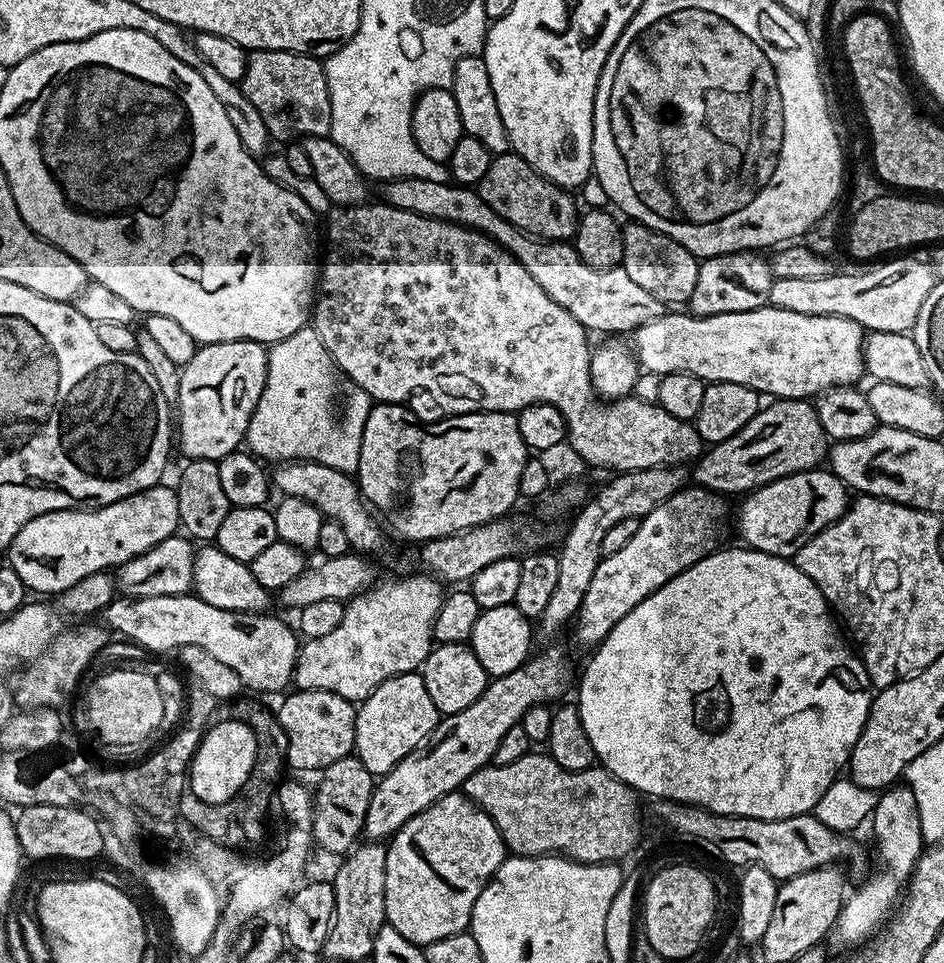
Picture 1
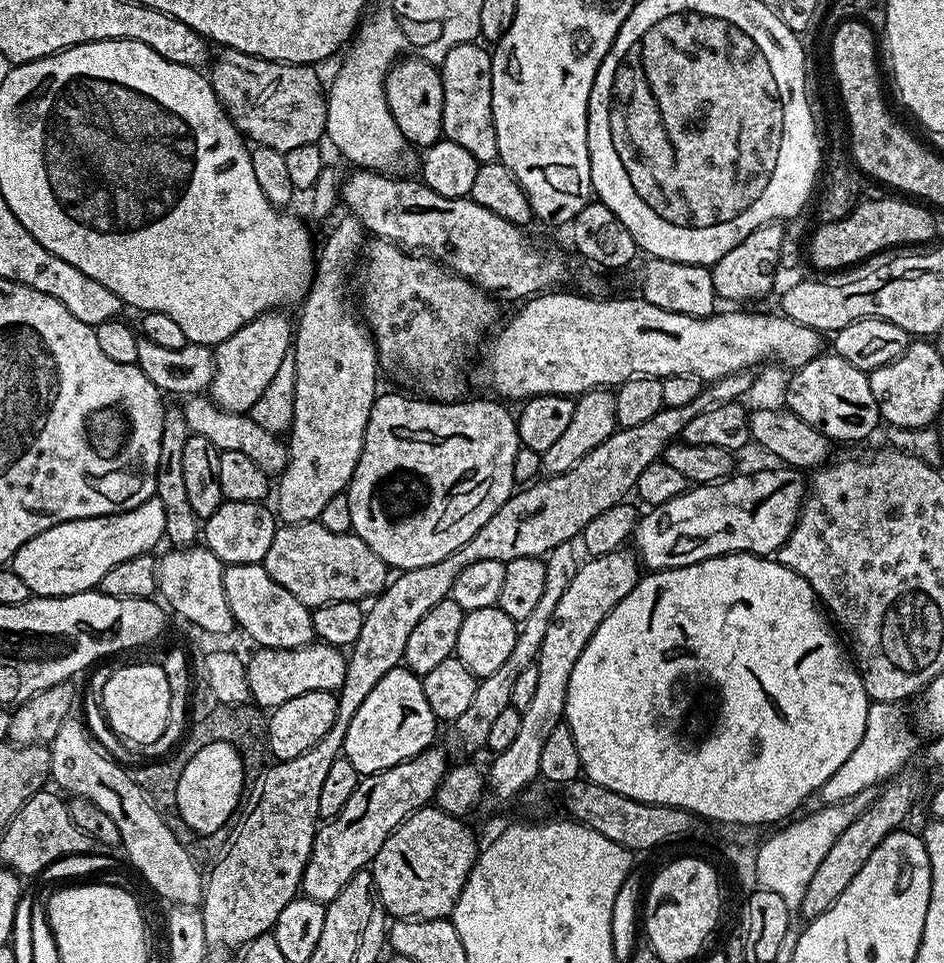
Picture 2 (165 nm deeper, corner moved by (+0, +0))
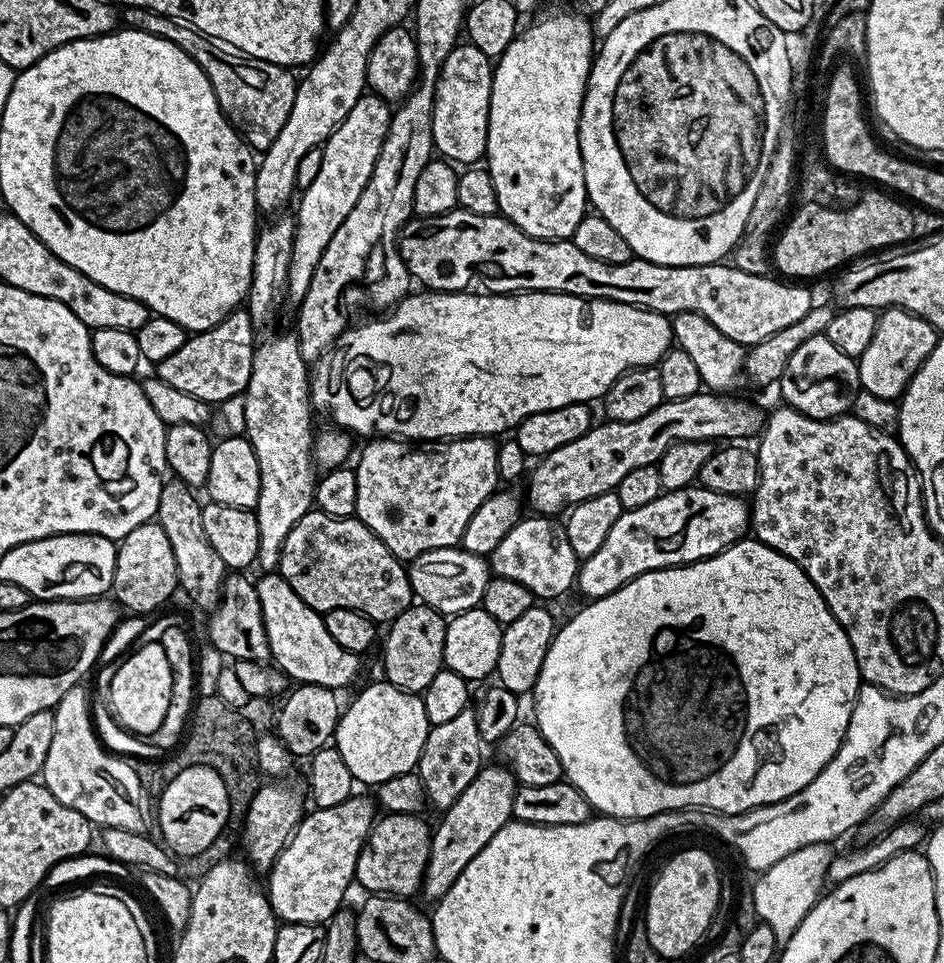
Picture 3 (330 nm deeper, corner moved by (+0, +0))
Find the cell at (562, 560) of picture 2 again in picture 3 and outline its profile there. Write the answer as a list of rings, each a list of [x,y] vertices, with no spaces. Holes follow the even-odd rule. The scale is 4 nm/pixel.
[[[473,707],[462,710],[448,722],[434,724],[429,727],[428,737],[422,746],[418,771],[424,787],[424,794],[429,805],[437,810],[454,806],[454,802],[462,795],[462,790],[474,782],[485,763],[485,745],[478,734],[476,712]]]

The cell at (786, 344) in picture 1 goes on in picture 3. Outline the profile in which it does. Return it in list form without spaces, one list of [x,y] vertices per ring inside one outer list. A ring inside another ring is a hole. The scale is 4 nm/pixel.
[[[416,290],[404,297],[395,308],[385,311],[377,320],[349,326],[336,343],[315,361],[310,372],[310,401],[313,413],[322,415],[335,427],[359,438],[399,438],[405,442],[439,442],[461,436],[499,437],[499,432],[511,433],[530,414],[542,414],[542,410],[558,410],[571,404],[591,405],[608,395],[619,376],[625,376],[633,368],[650,368],[659,365],[660,359],[673,347],[672,322],[662,312],[639,308],[613,300],[587,300],[584,296],[571,296],[561,292],[510,292],[485,294],[480,290],[463,292],[433,292]]]

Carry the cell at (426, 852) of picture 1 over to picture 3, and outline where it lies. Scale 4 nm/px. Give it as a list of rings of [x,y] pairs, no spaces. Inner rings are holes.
[[[394,814],[381,815],[373,823],[368,841],[358,854],[355,883],[361,884],[368,894],[387,894],[401,898],[412,898],[421,891],[424,871],[430,854],[432,834],[430,824],[420,820],[419,815]]]

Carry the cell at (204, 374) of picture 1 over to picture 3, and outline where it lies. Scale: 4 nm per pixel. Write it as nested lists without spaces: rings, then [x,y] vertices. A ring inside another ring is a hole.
[[[365,94],[358,102],[354,102],[354,110],[346,114],[346,118],[328,135],[322,145],[322,167],[314,182],[299,193],[300,205],[294,209],[296,217],[296,233],[294,234],[294,251],[290,253],[290,270],[286,285],[286,300],[292,306],[298,306],[302,298],[306,298],[306,290],[310,290],[310,278],[314,278],[314,270],[318,270],[318,262],[322,262],[322,254],[326,246],[330,246],[330,238],[334,238],[338,226],[346,222],[346,214],[354,210],[362,190],[366,190],[366,182],[370,182],[370,174],[374,174],[374,162],[378,162],[378,154],[382,150],[382,142],[386,142],[388,127],[392,121],[393,109],[389,101],[375,94]]]

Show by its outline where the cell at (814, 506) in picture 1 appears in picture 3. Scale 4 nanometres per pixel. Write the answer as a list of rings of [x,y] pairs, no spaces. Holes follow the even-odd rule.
[[[699,486],[664,492],[647,506],[622,513],[602,547],[579,565],[575,587],[589,601],[597,600],[647,572],[716,556],[723,548],[745,539],[749,528],[750,508],[741,497],[718,494]]]

